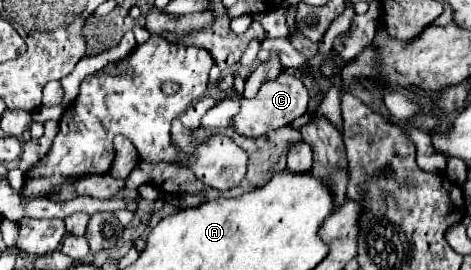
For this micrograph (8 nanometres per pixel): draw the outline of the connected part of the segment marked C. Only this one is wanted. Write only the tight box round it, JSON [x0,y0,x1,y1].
[234,72,310,138]

